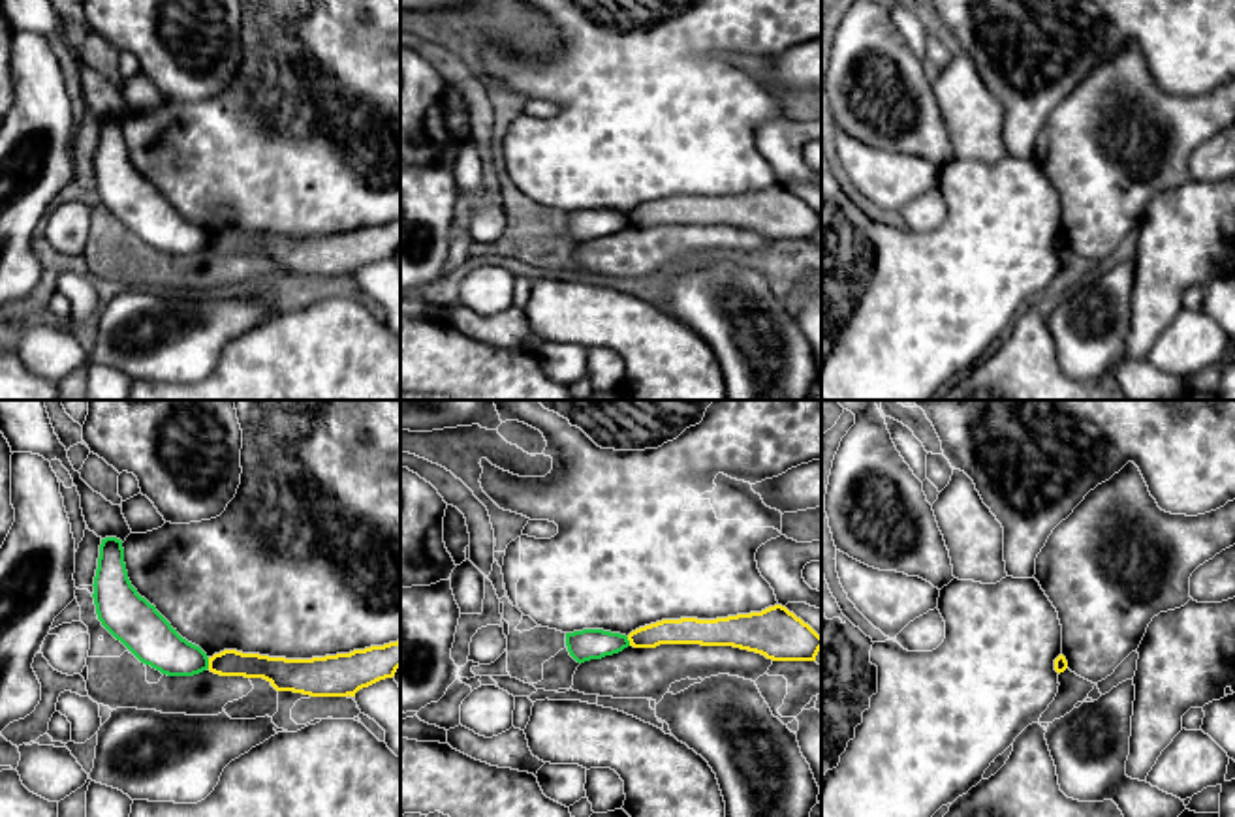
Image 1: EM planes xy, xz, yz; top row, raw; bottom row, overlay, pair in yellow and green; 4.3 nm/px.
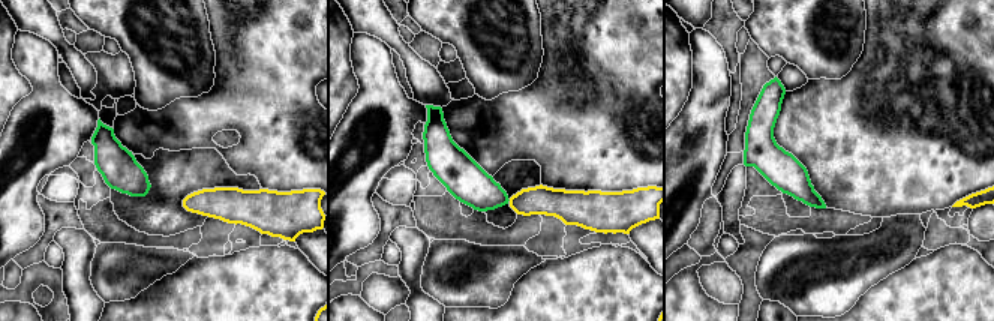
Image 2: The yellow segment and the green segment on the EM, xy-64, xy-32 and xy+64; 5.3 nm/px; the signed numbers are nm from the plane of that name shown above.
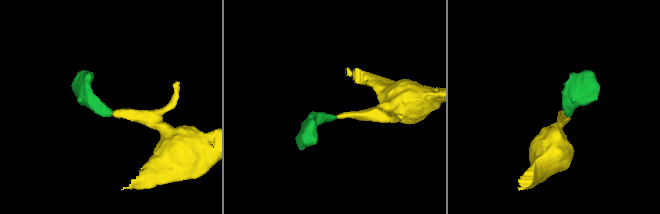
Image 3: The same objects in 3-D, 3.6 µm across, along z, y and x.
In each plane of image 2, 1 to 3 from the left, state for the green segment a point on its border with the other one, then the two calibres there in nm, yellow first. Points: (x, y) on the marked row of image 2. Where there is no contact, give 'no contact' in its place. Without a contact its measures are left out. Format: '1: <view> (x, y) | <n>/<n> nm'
1: no contact
2: no contact
3: no contact

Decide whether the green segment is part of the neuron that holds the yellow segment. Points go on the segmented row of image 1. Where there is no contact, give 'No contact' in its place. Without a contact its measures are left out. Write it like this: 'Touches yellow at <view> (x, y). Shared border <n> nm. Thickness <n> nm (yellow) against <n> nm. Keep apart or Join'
Touches yellow at xy (209, 663). Shared border 50 nm. Thickness 110 nm (yellow) against 200 nm. Keep apart

